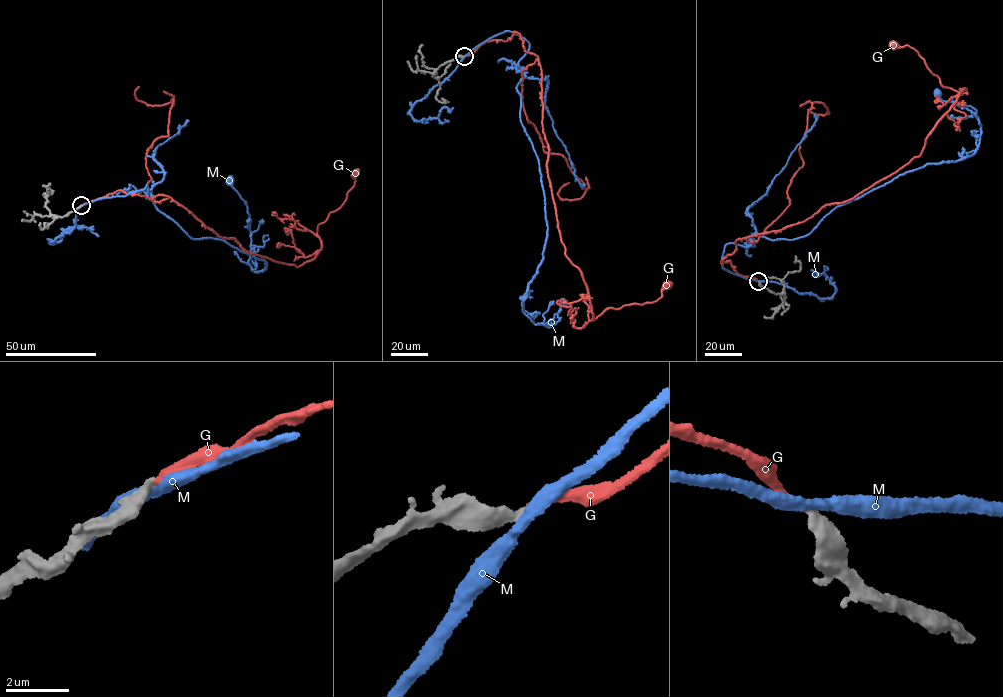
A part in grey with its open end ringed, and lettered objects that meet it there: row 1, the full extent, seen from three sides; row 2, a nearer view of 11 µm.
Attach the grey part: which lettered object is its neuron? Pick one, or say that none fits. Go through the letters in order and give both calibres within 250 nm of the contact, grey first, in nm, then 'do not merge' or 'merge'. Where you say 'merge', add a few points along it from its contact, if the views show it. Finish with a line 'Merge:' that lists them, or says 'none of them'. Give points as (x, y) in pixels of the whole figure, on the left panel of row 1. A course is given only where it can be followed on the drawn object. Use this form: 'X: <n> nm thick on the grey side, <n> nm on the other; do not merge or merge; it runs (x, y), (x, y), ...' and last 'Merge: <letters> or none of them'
G: 280 nm thick on the grey side, 220 nm on the other; do not merge
M: 400 nm thick on the grey side, 340 nm on the other; do not merge
Merge: none of them

